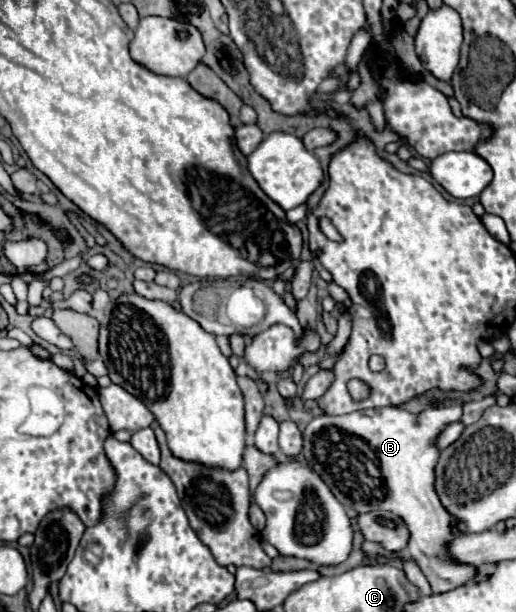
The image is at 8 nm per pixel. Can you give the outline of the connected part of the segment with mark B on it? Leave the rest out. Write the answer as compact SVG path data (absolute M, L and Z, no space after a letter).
M460 405L424 409L420 413L376 407L338 417L314 417L304 431L302 455L306 463L322 477L342 505L358 513L384 509L406 521L412 535L408 541L410 557L422 569L432 593L448 593L458 585L468 585L478 575L474 565L462 565L450 557L448 543L456 537L454 515L444 509L434 489L434 467L440 455L436 437L448 423L460 417Z

